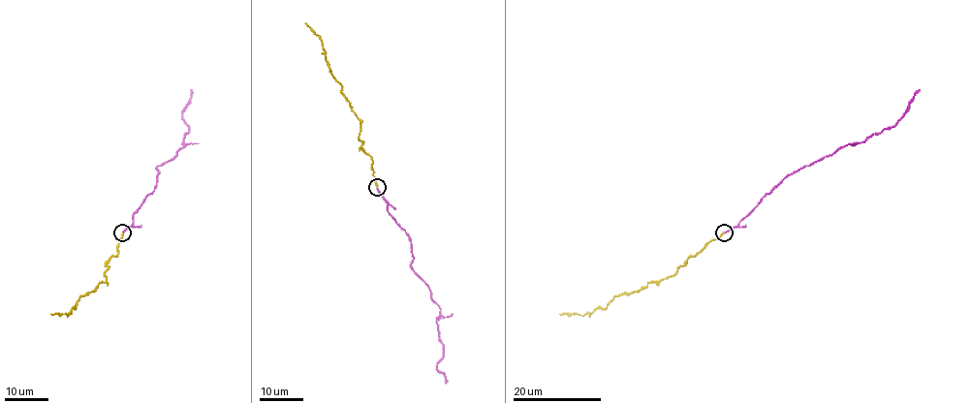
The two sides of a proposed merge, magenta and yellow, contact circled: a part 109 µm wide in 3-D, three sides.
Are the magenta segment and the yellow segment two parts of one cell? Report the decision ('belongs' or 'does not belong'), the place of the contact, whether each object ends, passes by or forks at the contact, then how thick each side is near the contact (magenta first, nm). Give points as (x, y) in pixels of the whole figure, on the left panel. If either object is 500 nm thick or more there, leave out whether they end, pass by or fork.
belongs; at (122, 232); magenta ends there; yellow ends there; 190 nm thick on the magenta side, 280 nm on the other

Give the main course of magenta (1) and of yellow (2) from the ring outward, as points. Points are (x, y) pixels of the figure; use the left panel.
1: (122, 232), (154, 190), (156, 168), (186, 144), (181, 142), (188, 127), (181, 112), (192, 89)
2: (122, 232), (117, 255), (108, 261), (106, 281), (82, 295), (68, 315), (50, 314)

